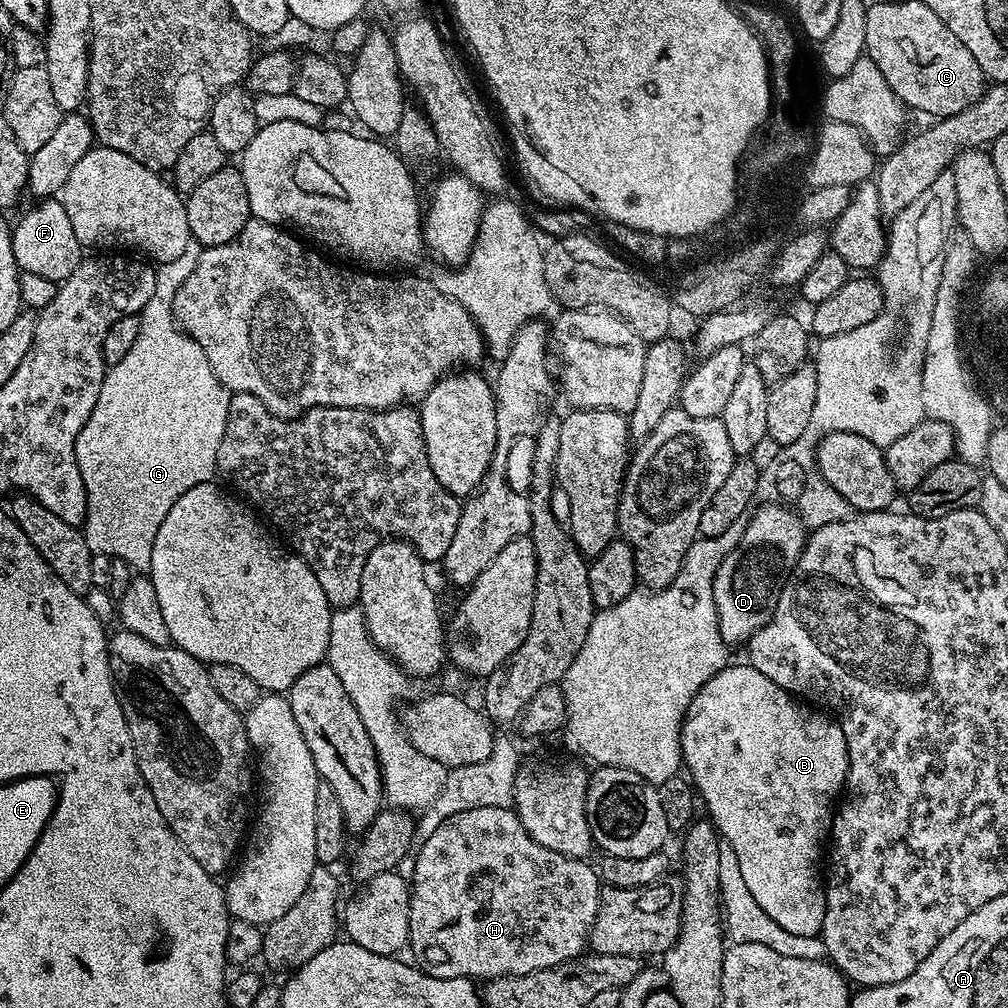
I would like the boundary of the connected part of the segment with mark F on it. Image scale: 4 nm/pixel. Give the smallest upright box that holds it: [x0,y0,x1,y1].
[12,198,82,282]

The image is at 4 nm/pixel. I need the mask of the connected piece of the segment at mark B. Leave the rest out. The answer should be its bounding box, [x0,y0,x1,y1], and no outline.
[680,662,848,936]

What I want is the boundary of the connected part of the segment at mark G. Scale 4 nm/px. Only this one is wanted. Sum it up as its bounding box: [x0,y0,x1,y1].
[76,239,230,550]

